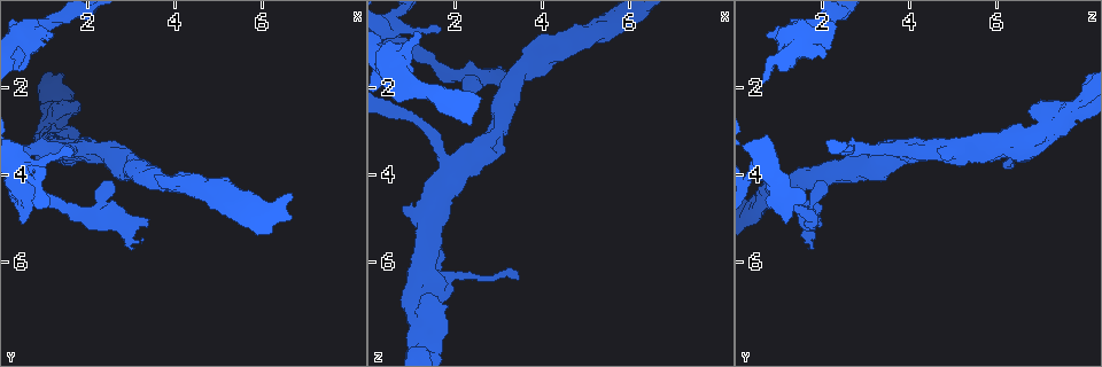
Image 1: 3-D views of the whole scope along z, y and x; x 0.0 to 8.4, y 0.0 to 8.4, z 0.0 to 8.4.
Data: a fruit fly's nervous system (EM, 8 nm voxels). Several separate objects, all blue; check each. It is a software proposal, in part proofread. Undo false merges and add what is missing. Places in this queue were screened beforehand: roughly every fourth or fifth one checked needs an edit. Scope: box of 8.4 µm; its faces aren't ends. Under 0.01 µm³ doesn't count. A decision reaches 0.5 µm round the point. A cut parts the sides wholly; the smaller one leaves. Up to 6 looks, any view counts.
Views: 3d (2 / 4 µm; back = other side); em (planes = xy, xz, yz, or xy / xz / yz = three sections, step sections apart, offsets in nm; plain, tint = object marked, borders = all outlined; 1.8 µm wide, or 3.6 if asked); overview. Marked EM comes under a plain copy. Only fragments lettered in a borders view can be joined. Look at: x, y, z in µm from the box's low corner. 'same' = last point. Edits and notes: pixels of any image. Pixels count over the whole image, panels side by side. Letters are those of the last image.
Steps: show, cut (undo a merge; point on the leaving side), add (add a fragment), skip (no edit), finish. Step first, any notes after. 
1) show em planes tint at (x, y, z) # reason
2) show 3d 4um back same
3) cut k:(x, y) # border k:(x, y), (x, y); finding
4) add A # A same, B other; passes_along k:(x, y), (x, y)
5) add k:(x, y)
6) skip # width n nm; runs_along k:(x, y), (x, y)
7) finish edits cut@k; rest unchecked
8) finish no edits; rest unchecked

show em 3.6um planes borders at (1.25, 2.80, 7.30) # sharp bend

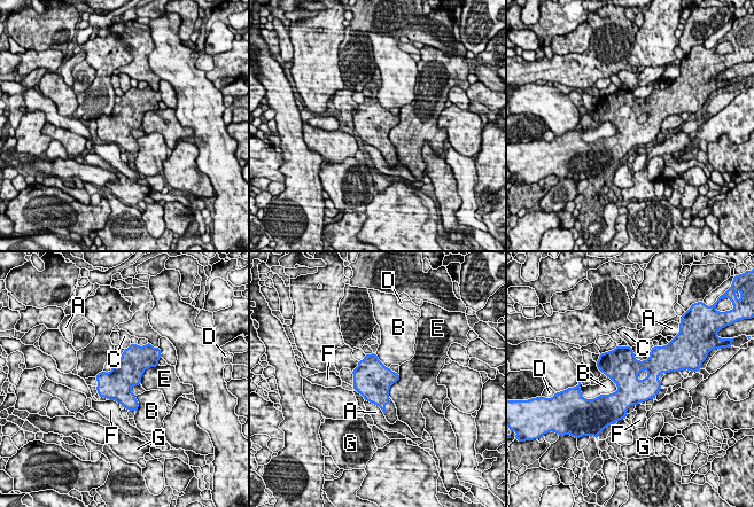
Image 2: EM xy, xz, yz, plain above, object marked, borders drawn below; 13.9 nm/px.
skip # A other, B other, C other, D other, E other, F other, G other; border 2:(131, 344), (125, 349); continuous, no second neuron

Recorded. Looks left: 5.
show 3d 2um back at (0.90, 3.65, 4.70) # free end

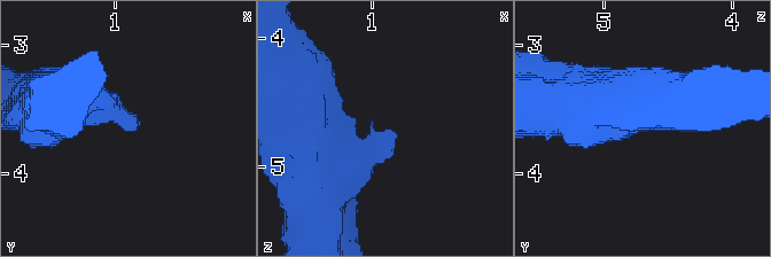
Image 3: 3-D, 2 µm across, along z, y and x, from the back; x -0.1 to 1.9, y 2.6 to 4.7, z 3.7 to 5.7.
show em planes borders at (0.84, 3.64, 4.72)

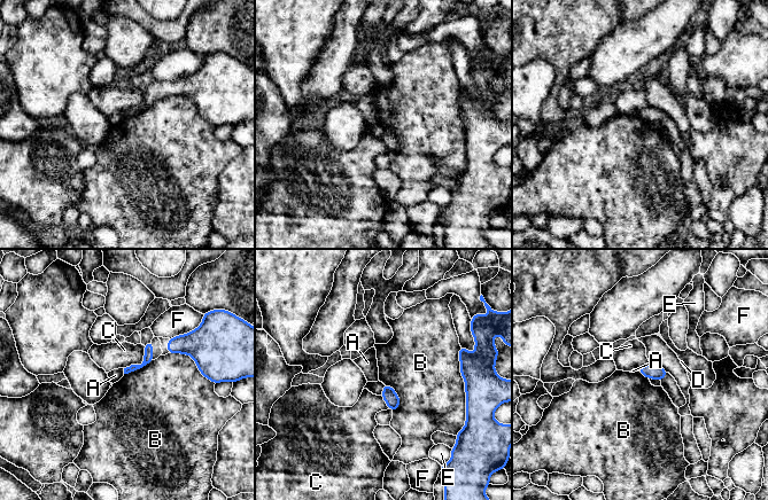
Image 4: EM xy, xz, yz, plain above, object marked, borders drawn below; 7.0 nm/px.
skip # A other, B other, C other, D other, E other, F other; border 4:(169, 352), (187, 353), (206, 377); none of them fits

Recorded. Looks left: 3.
show em xy step 8 tint at (1.65, 3.50, 0.65) # branch stops here

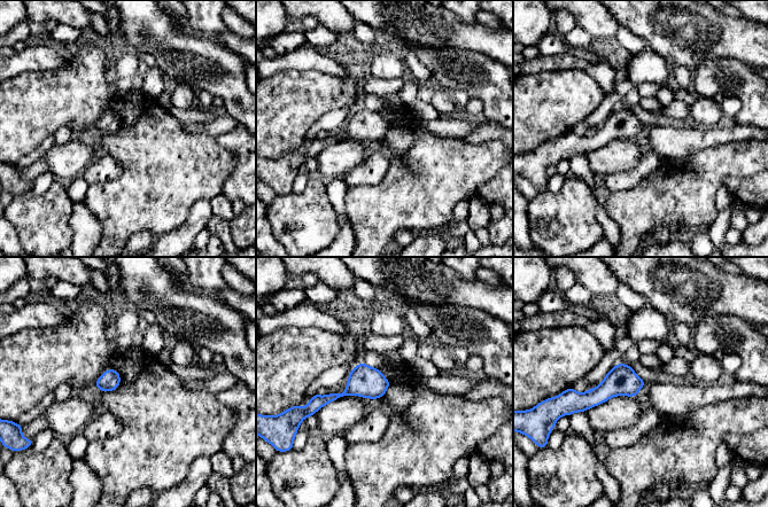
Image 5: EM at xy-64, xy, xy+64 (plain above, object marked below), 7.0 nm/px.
show em planes borders same

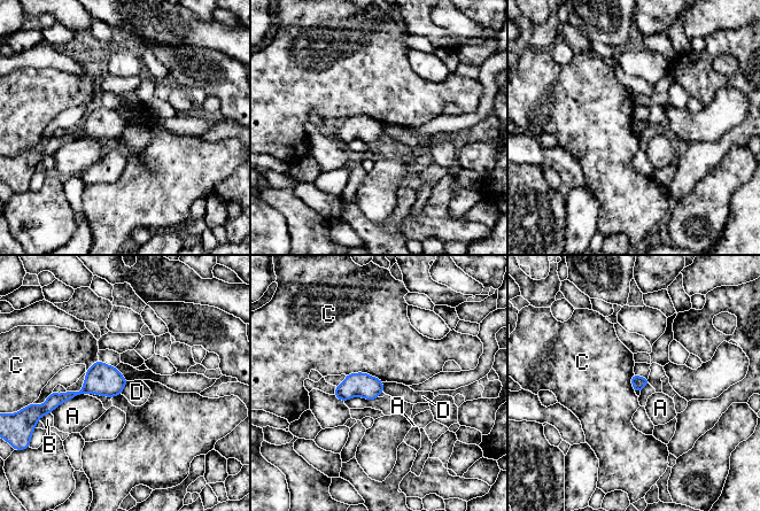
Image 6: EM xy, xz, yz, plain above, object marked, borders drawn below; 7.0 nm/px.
skip # width 100 nm; A other, B other, C other, D other; border 6:(128, 381), (121, 393); no lettered fragment goes on from it

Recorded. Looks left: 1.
finish no edits; rest unchecked

